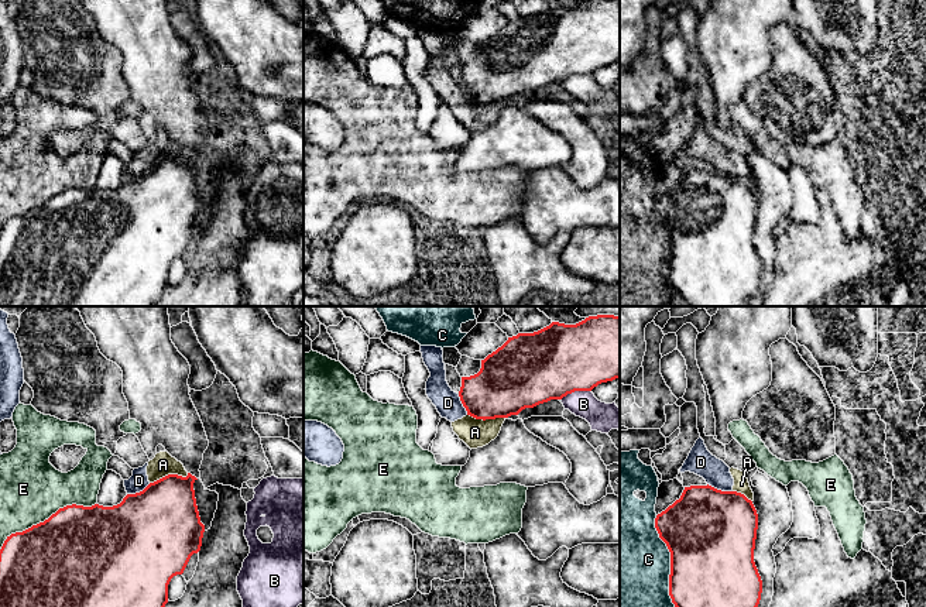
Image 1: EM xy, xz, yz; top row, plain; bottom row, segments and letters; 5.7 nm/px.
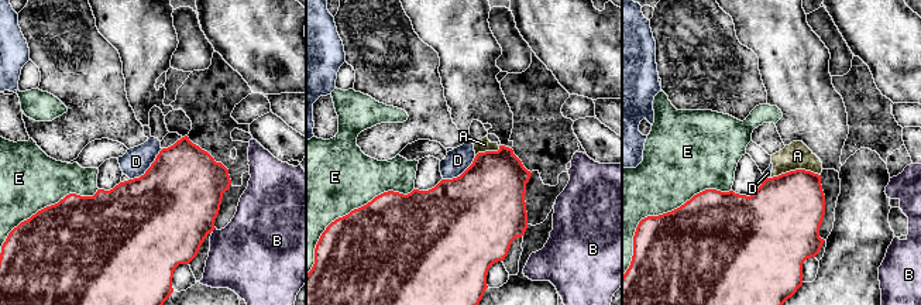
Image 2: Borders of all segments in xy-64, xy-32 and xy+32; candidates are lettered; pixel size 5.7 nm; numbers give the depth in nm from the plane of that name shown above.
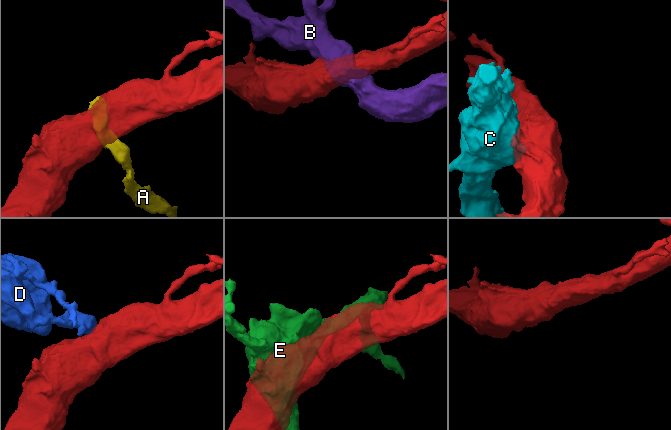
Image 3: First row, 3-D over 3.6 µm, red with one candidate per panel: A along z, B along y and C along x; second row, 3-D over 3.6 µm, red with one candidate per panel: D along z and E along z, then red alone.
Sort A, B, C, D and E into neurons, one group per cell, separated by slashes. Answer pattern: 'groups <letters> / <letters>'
groups A D / B / C / E

